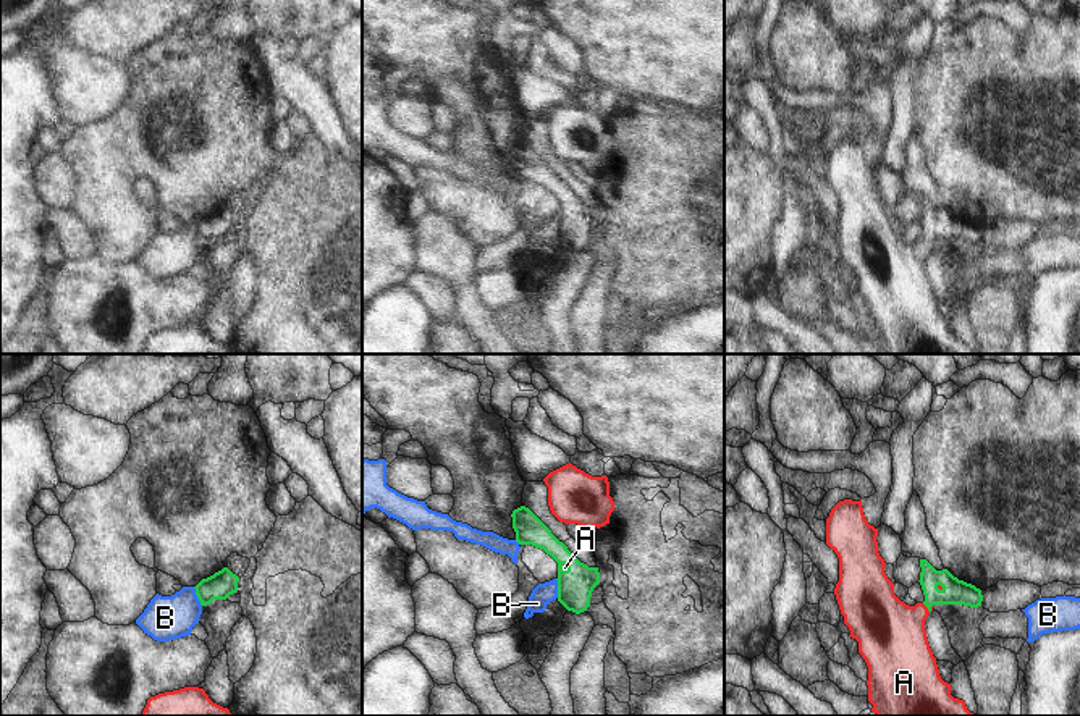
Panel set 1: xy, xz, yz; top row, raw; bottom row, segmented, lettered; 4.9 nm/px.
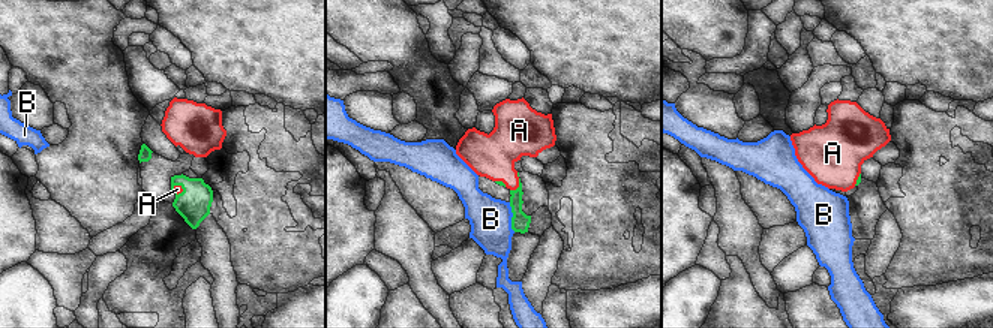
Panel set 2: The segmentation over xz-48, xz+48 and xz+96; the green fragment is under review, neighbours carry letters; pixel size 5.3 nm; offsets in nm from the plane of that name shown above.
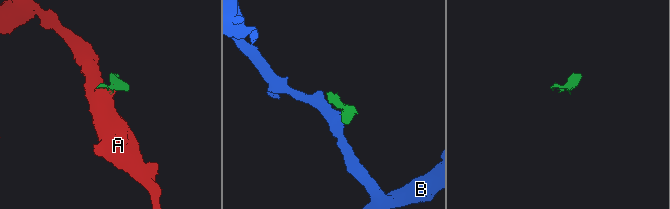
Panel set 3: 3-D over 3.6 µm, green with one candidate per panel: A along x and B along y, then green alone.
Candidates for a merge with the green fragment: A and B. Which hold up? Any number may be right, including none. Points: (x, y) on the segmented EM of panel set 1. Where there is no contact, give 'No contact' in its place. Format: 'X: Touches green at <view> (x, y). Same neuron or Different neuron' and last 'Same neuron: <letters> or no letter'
A: Touches green at yz (927, 606). Same neuron
B: Touches green at xy (198, 597). Different neuron
Same neuron: A

